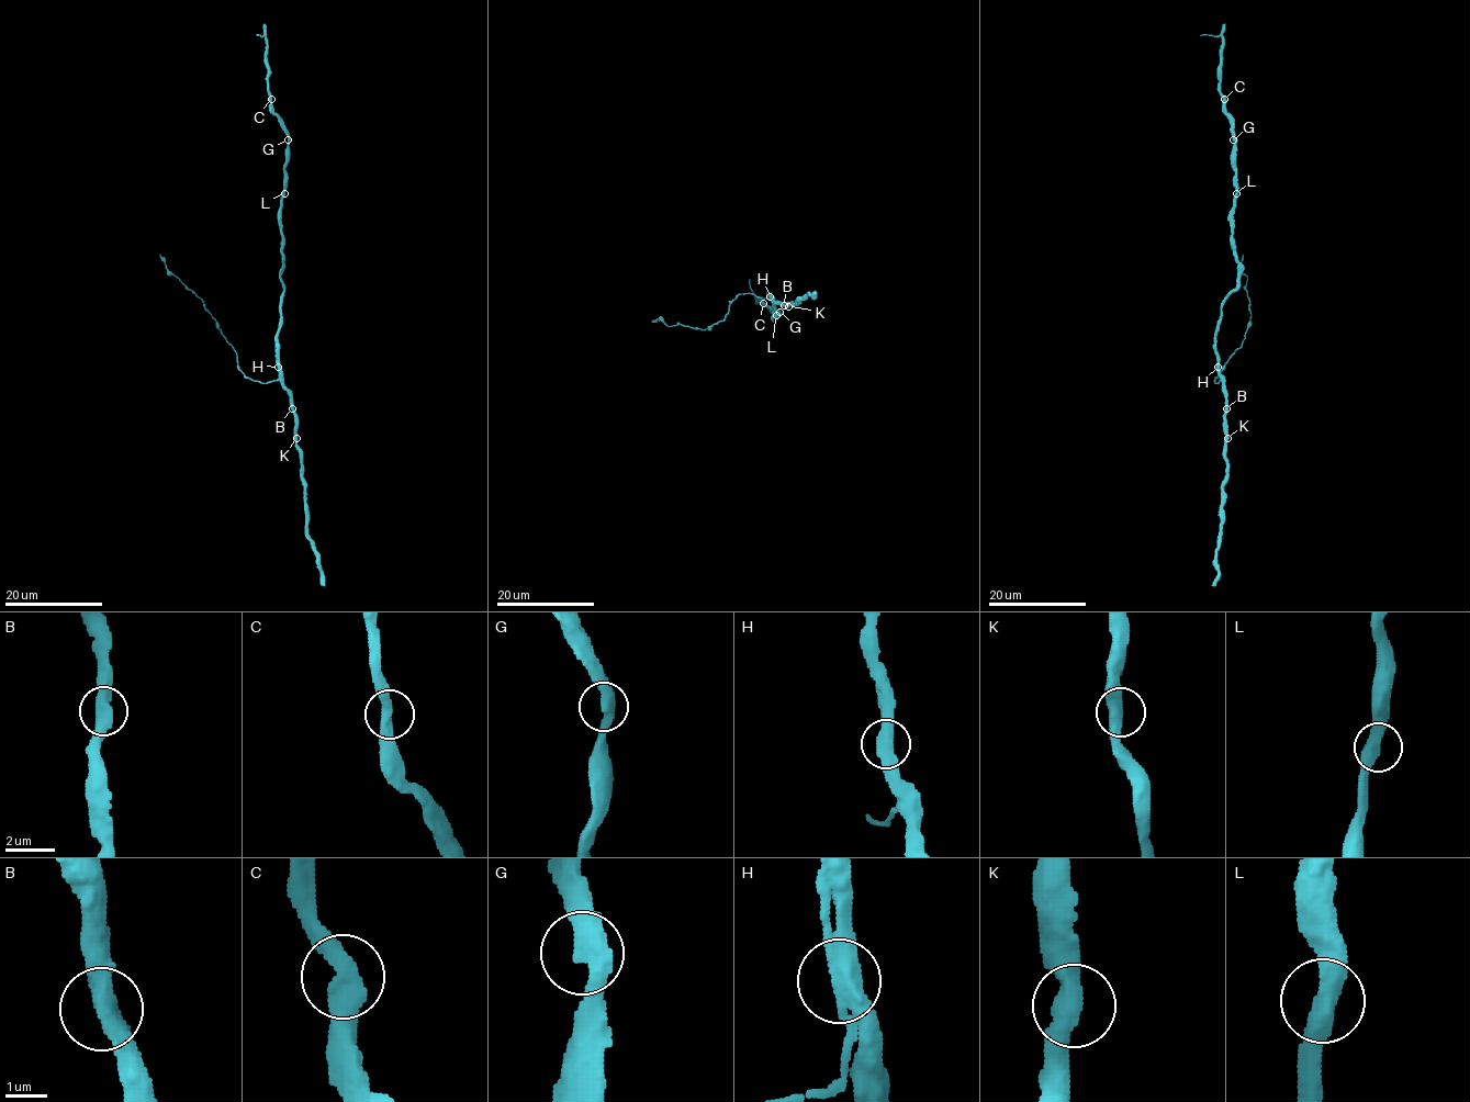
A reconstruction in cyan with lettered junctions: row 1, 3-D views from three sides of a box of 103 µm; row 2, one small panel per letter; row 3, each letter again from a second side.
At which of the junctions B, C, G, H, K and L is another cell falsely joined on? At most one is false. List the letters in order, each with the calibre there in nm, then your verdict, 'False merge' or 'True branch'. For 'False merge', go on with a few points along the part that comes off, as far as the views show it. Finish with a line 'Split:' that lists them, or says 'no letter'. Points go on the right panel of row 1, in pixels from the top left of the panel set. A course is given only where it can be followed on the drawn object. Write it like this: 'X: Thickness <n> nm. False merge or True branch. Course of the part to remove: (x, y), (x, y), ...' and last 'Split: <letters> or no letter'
B: Thickness 480 nm. True branch
C: Thickness 460 nm. True branch
G: Thickness 480 nm. True branch
H: Thickness 480 nm. True branch
K: Thickness 480 nm. True branch
L: Thickness 480 nm. True branch
Split: no letter

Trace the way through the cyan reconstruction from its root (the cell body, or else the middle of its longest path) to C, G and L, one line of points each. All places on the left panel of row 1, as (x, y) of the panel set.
C: (282, 299), (280, 207), (288, 132), (273, 111), (271, 99)
G: (282, 299), (280, 207), (288, 139)
L: (282, 299), (280, 207), (284, 193)

